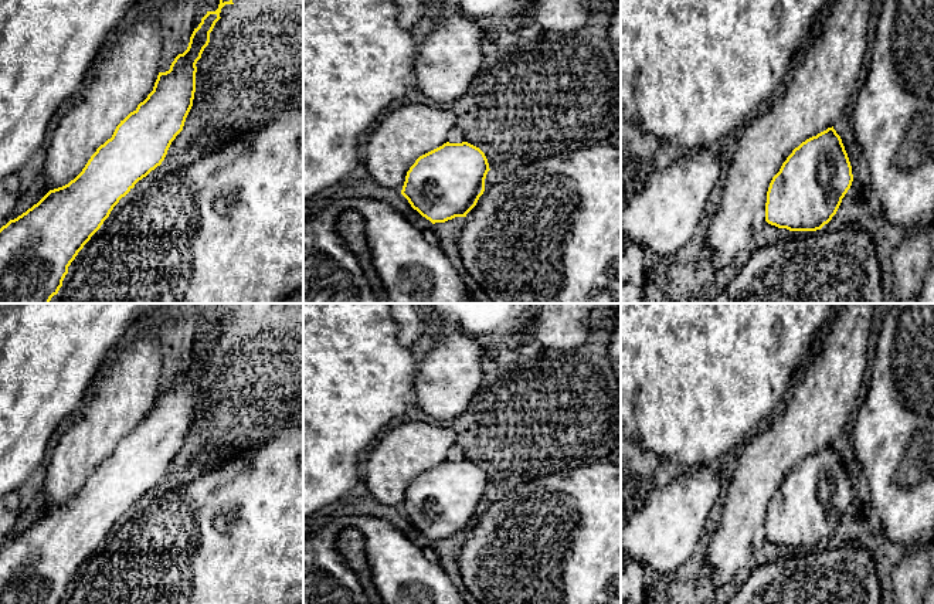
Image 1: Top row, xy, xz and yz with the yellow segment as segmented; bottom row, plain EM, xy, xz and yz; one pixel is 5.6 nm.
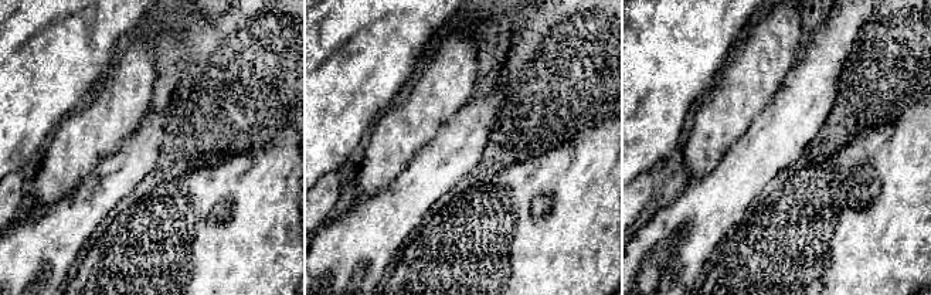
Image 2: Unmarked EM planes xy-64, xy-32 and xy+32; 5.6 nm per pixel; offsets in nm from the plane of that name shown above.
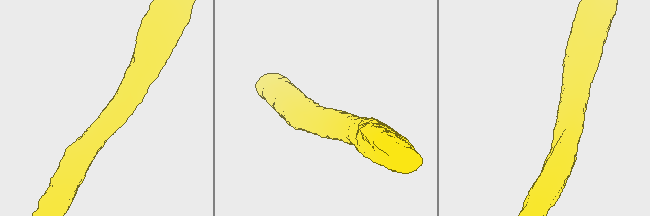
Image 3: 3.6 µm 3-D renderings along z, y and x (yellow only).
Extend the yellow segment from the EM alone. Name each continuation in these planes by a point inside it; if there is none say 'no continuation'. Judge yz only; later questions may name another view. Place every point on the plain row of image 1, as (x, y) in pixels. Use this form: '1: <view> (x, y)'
no continuation

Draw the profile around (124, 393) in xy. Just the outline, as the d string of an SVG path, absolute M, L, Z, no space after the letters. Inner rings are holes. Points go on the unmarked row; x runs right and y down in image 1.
M150 329L113 352L92 384L84 407L71 420L50 455L44 482L47 510L74 498L96 466L112 455L116 444L147 415L160 390L162 369L162 347Z

